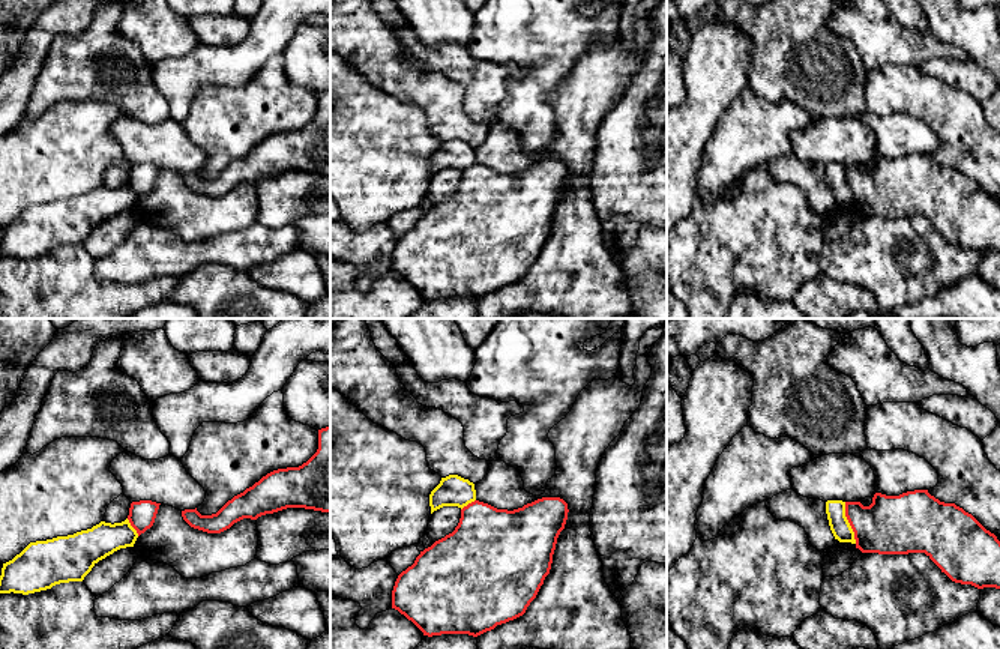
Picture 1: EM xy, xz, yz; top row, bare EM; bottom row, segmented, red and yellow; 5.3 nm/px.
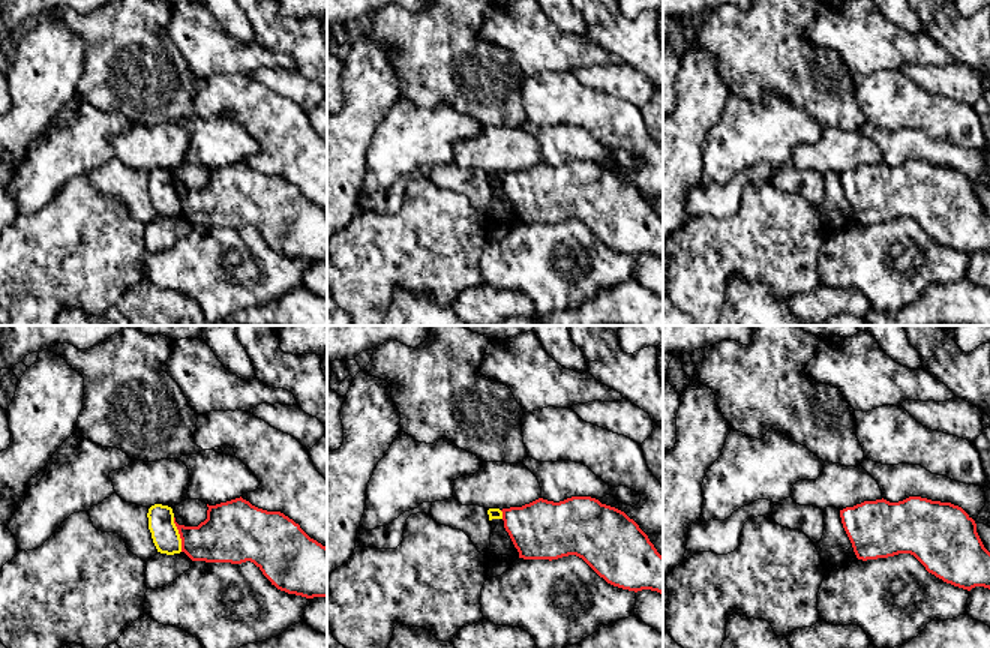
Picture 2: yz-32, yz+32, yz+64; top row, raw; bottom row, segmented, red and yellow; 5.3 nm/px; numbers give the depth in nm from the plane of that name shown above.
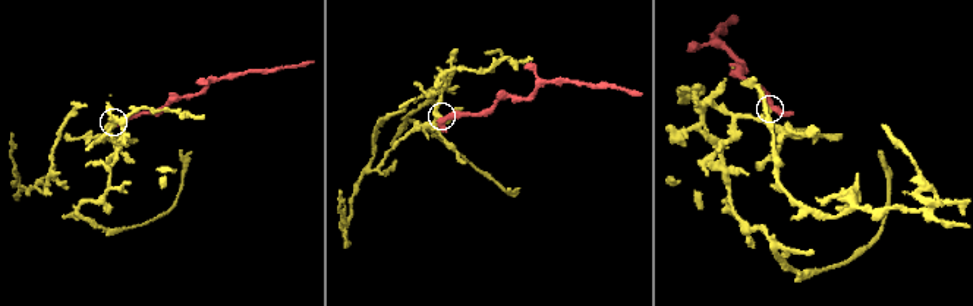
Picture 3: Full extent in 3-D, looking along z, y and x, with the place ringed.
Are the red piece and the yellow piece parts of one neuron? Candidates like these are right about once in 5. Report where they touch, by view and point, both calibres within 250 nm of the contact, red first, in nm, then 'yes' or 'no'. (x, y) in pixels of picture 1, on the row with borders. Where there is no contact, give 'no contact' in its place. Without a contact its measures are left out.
yz (849, 522) | 320/110 nm | no

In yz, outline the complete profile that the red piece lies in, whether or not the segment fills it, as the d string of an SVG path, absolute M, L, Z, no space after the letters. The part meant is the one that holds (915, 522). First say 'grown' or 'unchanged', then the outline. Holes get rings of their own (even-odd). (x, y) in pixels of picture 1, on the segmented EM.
unchanged; M928 490L899 496L875 493L872 503L845 502L845 517L862 553L908 554L925 553L952 581L977 589L1000 589L1000 541L971 514L955 503L944 503Z

